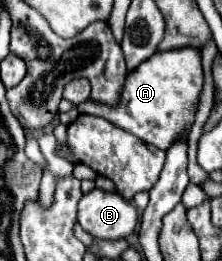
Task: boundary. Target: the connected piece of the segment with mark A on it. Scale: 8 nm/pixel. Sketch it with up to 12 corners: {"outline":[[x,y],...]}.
{"outline":[[157,51],[127,75],[117,109],[85,101],[141,141],[187,139],[201,51]]}

